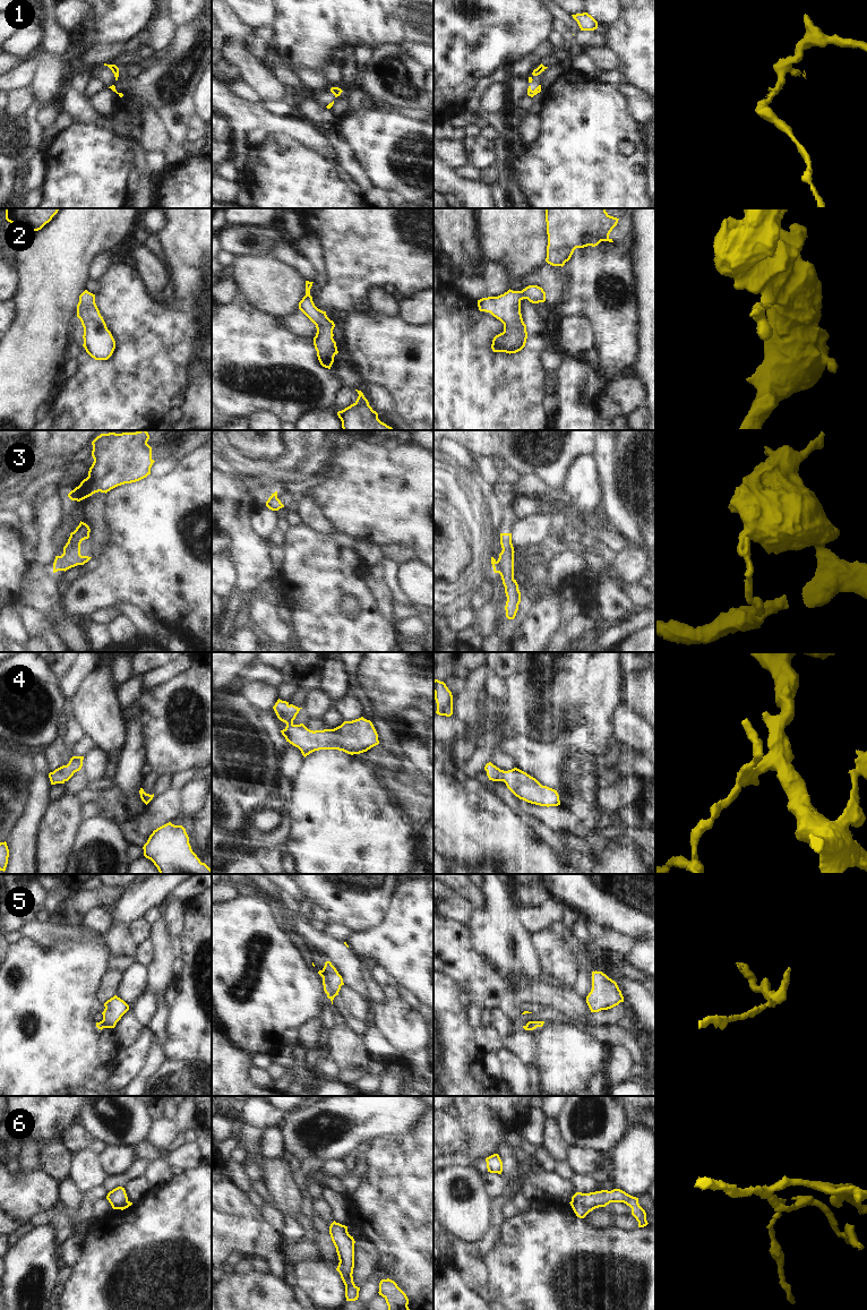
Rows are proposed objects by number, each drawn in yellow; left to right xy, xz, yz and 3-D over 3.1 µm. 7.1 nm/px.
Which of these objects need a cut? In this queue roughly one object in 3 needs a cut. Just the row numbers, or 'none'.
3, 5, 6

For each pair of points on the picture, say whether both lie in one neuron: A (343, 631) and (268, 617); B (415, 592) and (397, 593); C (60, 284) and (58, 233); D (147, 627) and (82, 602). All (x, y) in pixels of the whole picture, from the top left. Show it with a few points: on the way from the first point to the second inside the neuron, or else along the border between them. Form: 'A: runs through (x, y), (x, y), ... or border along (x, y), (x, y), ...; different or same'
A: border along (288, 624), (294, 634), (294, 640); different
B: border along (396, 567), (398, 587), (415, 605); different
C: runs through (58, 272), (58, 246); same
D: border along (116, 606), (131, 604), (151, 619); different

